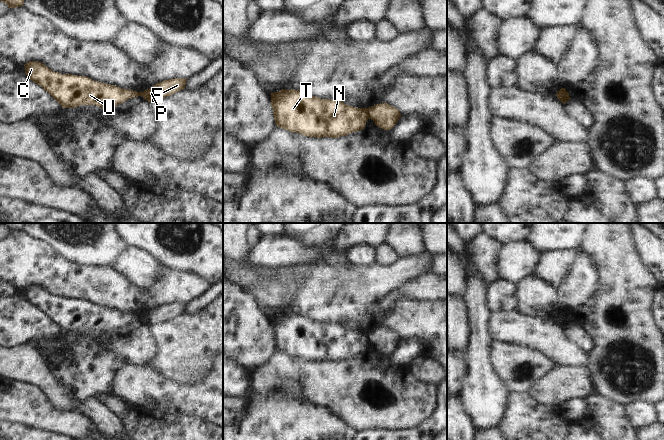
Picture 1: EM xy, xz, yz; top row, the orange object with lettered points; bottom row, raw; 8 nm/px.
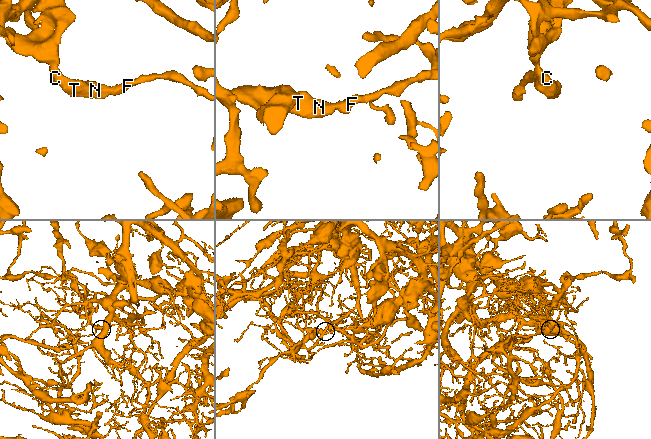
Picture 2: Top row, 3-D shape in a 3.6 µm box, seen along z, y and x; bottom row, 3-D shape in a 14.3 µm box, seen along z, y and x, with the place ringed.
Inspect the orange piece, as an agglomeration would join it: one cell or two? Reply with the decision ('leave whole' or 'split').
split

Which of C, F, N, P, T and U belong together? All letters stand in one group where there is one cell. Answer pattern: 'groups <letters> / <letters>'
groups C N T U / F P

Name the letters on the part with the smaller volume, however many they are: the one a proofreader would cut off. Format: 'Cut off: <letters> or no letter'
Cut off: C, N, T, U

